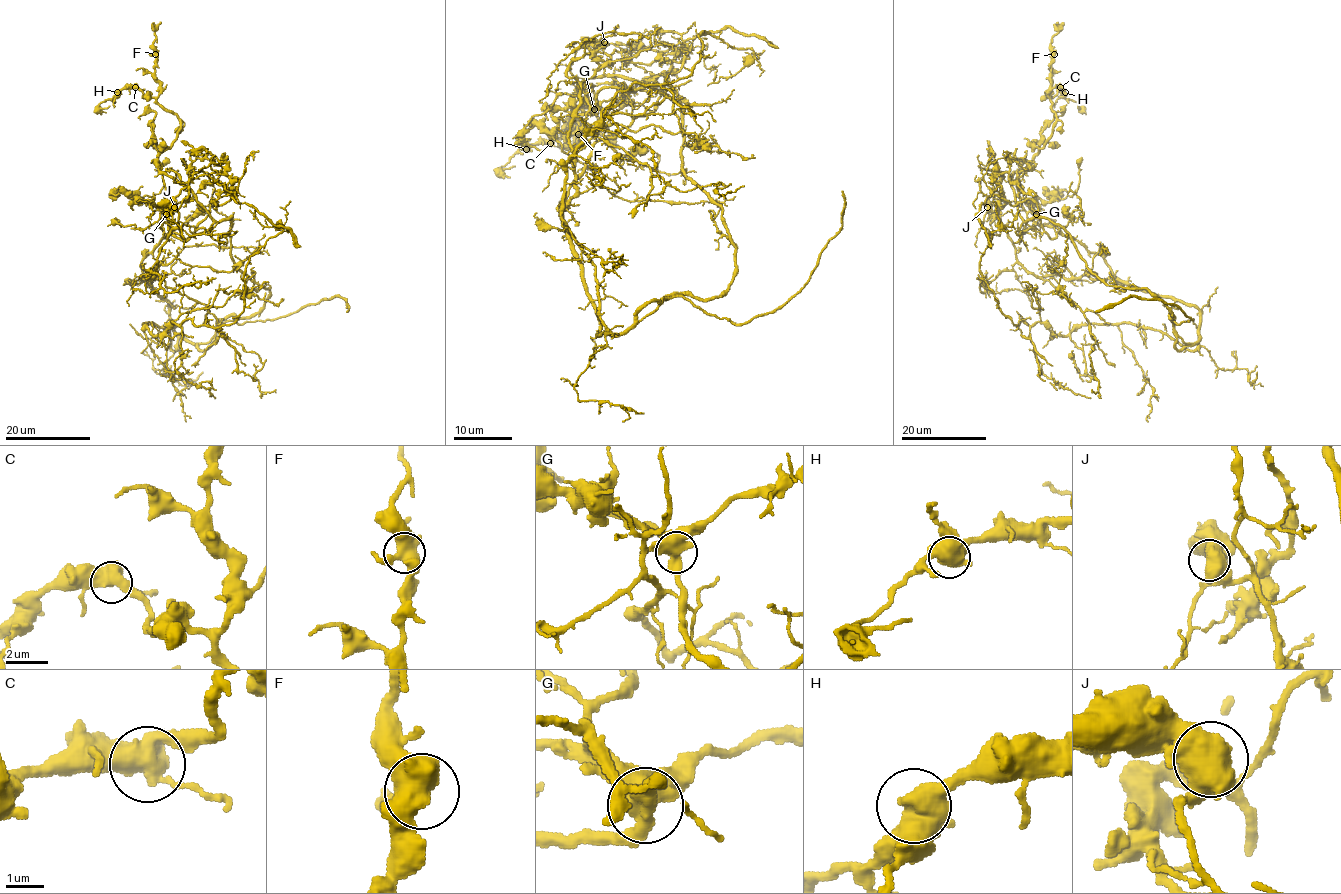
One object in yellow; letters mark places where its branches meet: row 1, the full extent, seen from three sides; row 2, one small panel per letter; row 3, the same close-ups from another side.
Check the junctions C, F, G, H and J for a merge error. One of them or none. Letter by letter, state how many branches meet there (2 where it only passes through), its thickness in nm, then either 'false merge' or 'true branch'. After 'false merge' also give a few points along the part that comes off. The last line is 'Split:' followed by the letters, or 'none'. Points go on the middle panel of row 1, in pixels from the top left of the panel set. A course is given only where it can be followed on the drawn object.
C: 3 branches meet; 550 nm thick; true branch
F: 3 branches meet; 460 nm thick; true branch
G: 3 branches meet; 500 nm thick; false merge; foreign part runs (594, 109), (604, 101), (641, 90), (670, 68), (690, 38), (730, 26), (776, 47)
H: 3 branches meet; 500 nm thick; true branch
J: 3 branches meet; 460 nm thick; true branch
Split: G

